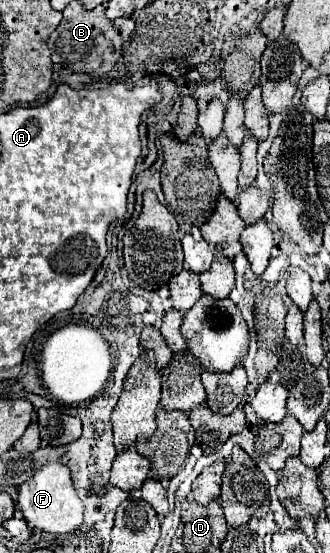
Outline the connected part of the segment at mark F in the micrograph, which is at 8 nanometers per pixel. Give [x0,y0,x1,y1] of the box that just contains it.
[18,462,84,534]

